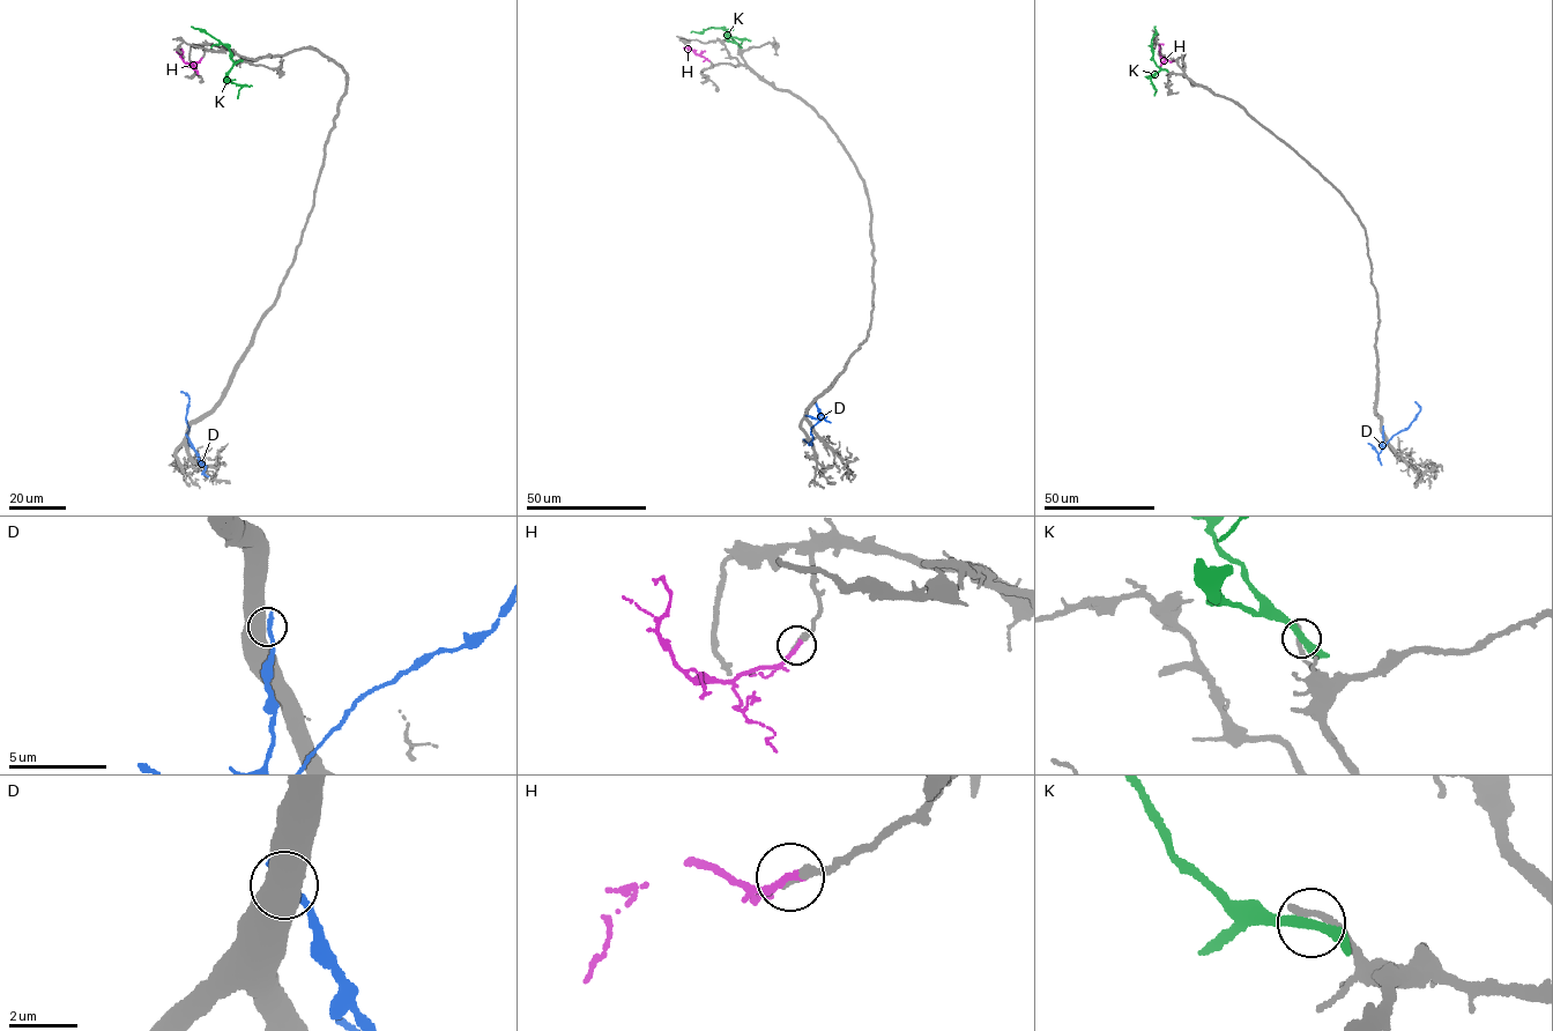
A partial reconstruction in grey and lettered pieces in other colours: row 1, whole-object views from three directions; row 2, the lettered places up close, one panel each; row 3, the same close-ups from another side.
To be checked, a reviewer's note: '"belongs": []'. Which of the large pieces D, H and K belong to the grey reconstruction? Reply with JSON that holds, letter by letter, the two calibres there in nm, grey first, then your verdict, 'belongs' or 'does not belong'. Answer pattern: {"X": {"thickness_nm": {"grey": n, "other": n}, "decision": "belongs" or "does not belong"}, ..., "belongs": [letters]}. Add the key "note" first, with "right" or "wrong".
{"note": "right", "D": {"thickness_nm": {"grey": 750, "other": 280}, "decision": "does not belong"}, "H": {"thickness_nm": {"grey": 280, "other": 240}, "decision": "does not belong"}, "K": {"thickness_nm": {"grey": 240, "other": 300}, "decision": "does not belong"}, "belongs": []}

